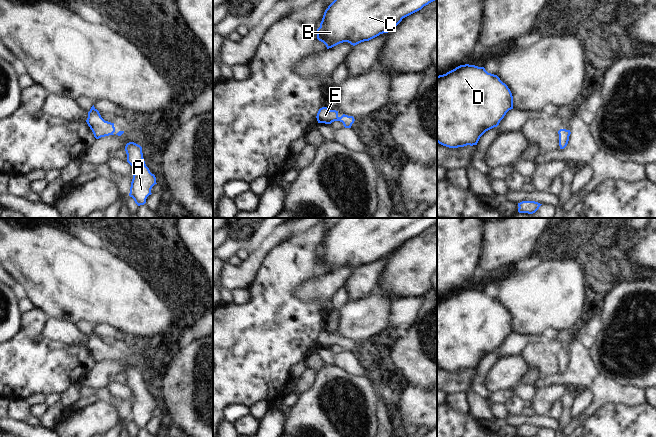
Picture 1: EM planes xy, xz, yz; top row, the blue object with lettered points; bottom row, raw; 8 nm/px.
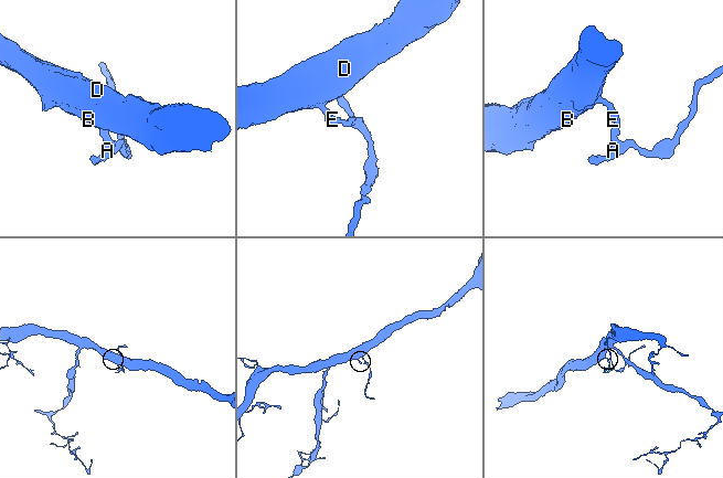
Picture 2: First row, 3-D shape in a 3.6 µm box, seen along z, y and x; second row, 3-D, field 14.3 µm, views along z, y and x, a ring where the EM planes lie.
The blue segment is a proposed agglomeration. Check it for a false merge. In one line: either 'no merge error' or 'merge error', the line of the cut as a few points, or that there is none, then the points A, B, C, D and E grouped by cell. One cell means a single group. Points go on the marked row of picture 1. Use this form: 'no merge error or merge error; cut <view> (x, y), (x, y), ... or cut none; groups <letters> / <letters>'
no merge error; cut none; groups A B C D E

